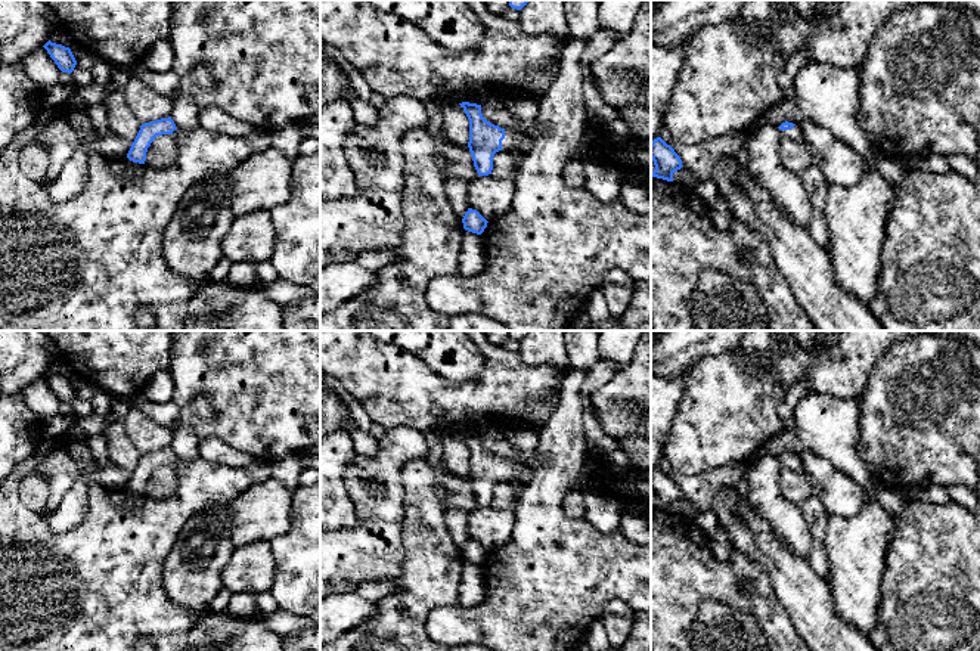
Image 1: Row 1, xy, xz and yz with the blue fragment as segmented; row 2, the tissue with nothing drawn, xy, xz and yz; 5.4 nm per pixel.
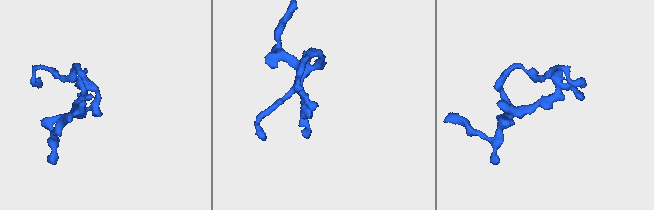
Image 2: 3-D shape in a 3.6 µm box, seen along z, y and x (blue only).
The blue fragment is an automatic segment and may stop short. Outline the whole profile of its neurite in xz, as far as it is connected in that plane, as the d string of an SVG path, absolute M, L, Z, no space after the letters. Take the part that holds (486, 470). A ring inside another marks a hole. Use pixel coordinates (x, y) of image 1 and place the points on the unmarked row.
M462 433L459 435L469 450L468 478L478 506L491 505L493 487L499 481L518 484L520 487L530 483L528 466L515 465L489 453L481 444L481 435L469 433Z

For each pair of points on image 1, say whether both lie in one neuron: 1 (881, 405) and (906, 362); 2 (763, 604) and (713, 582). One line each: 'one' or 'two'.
1: one
2: one

